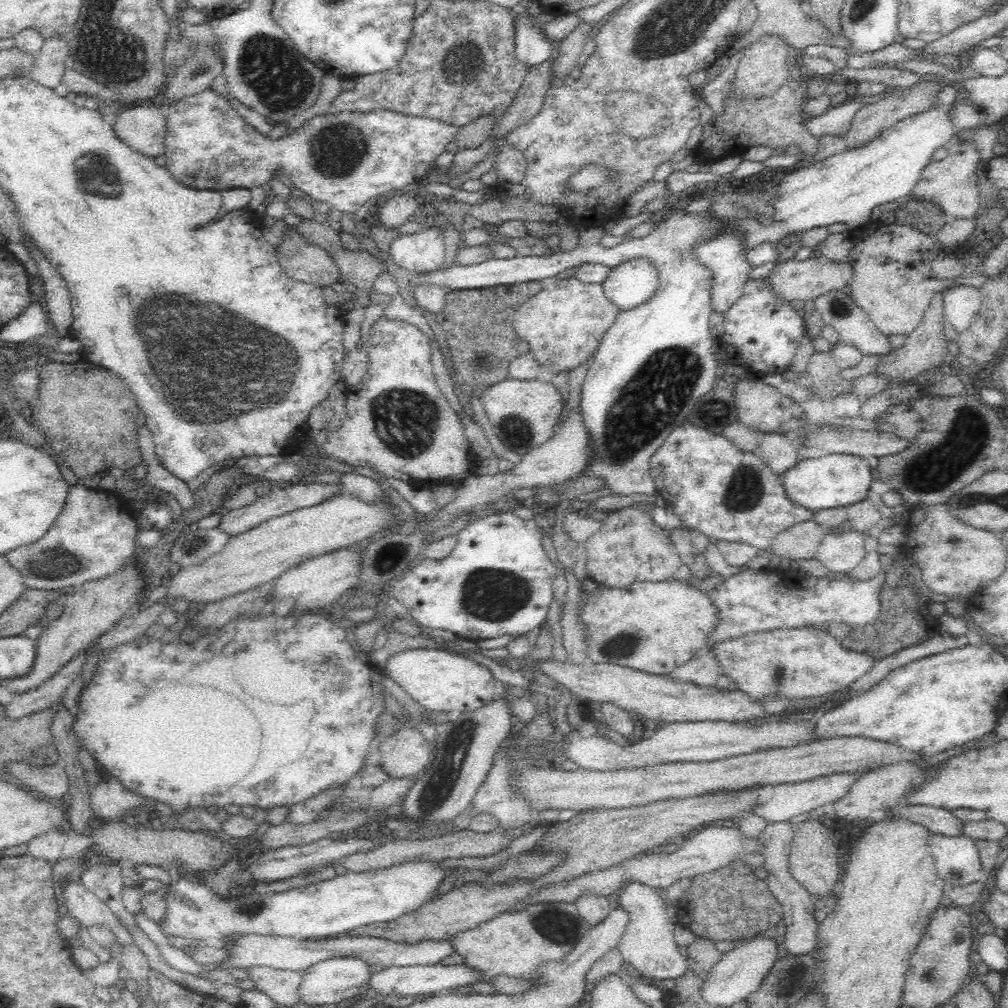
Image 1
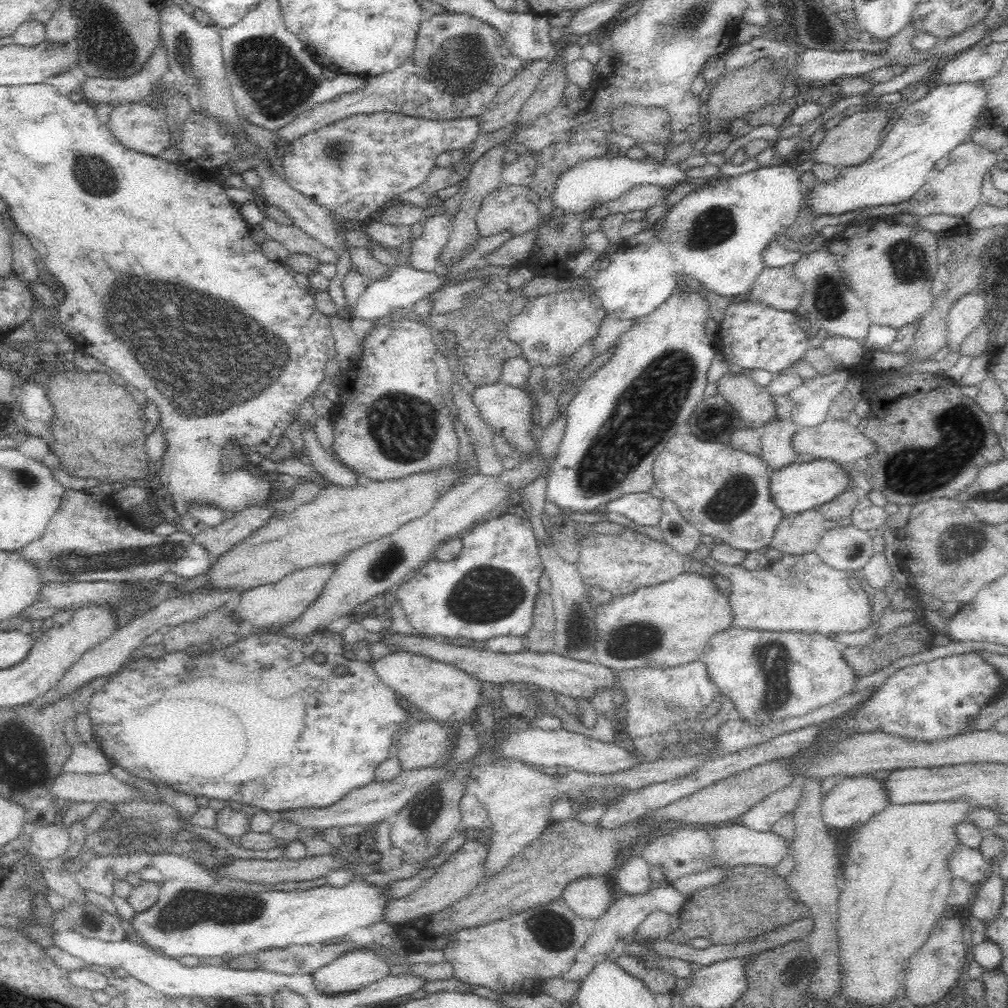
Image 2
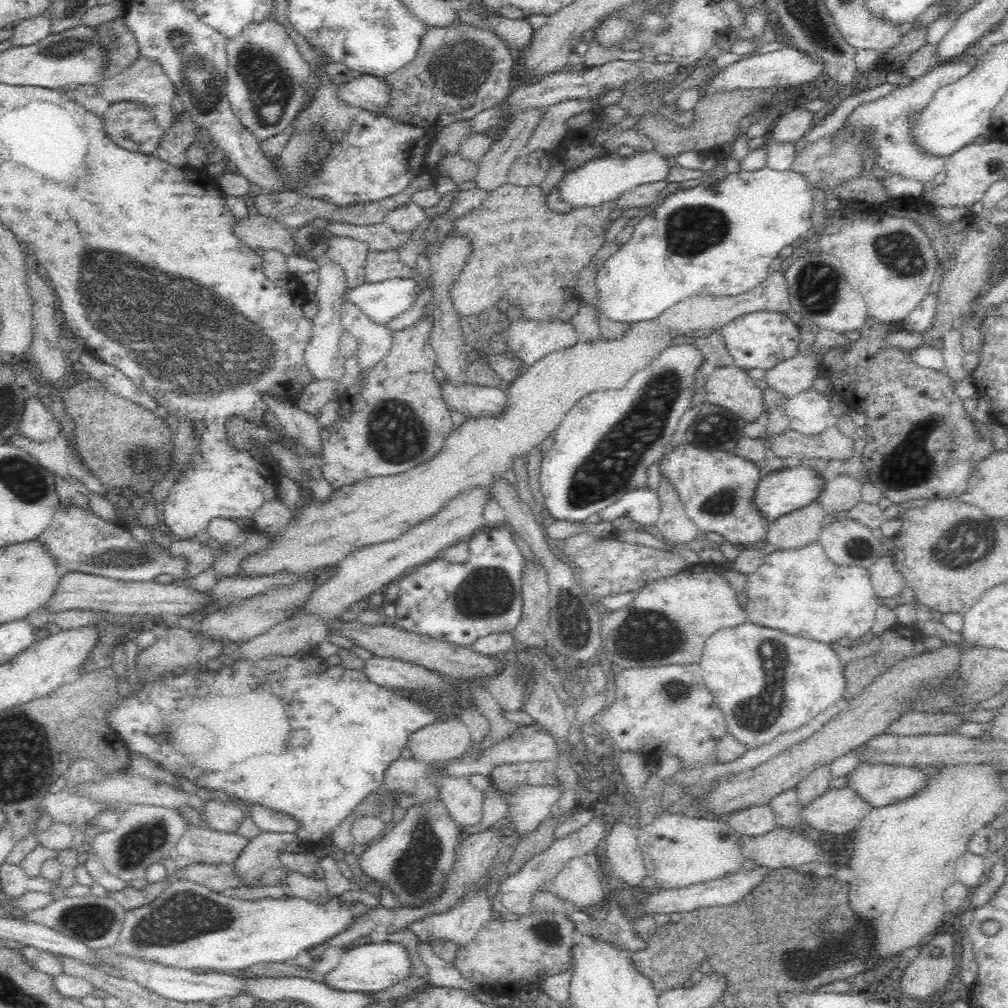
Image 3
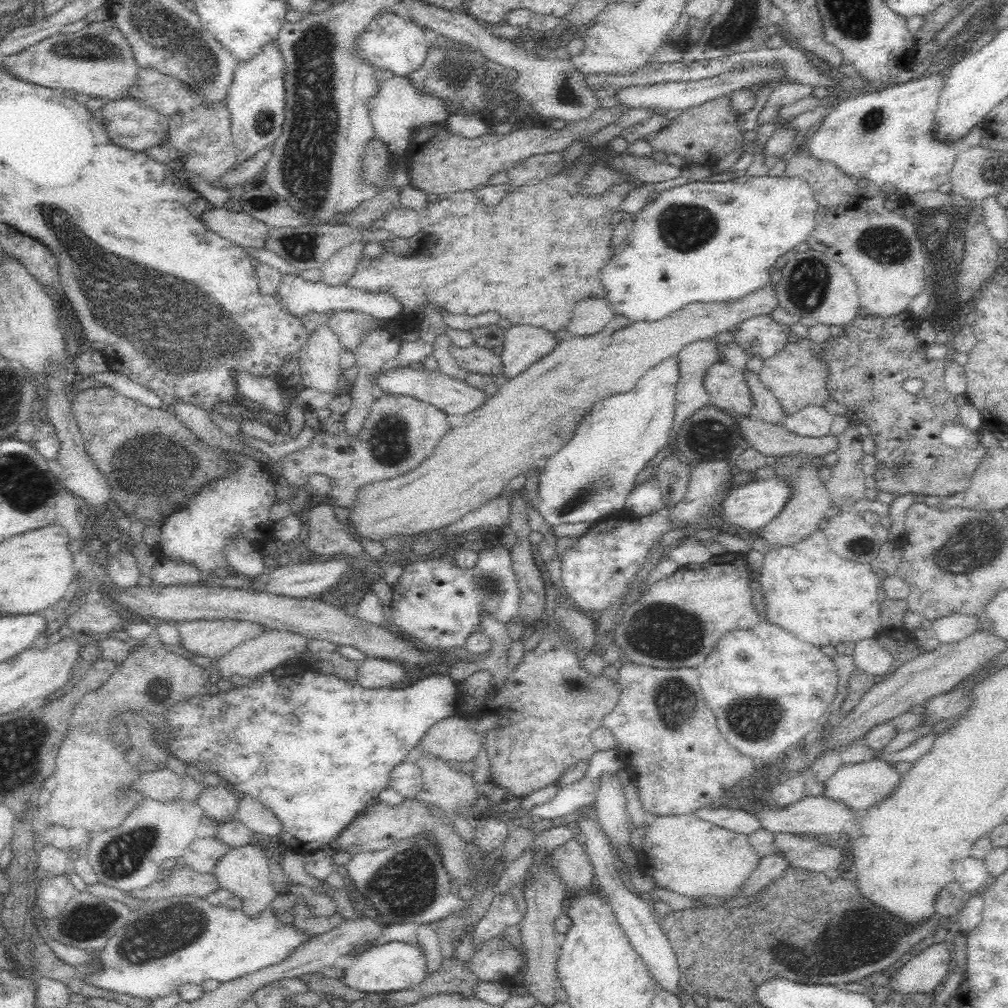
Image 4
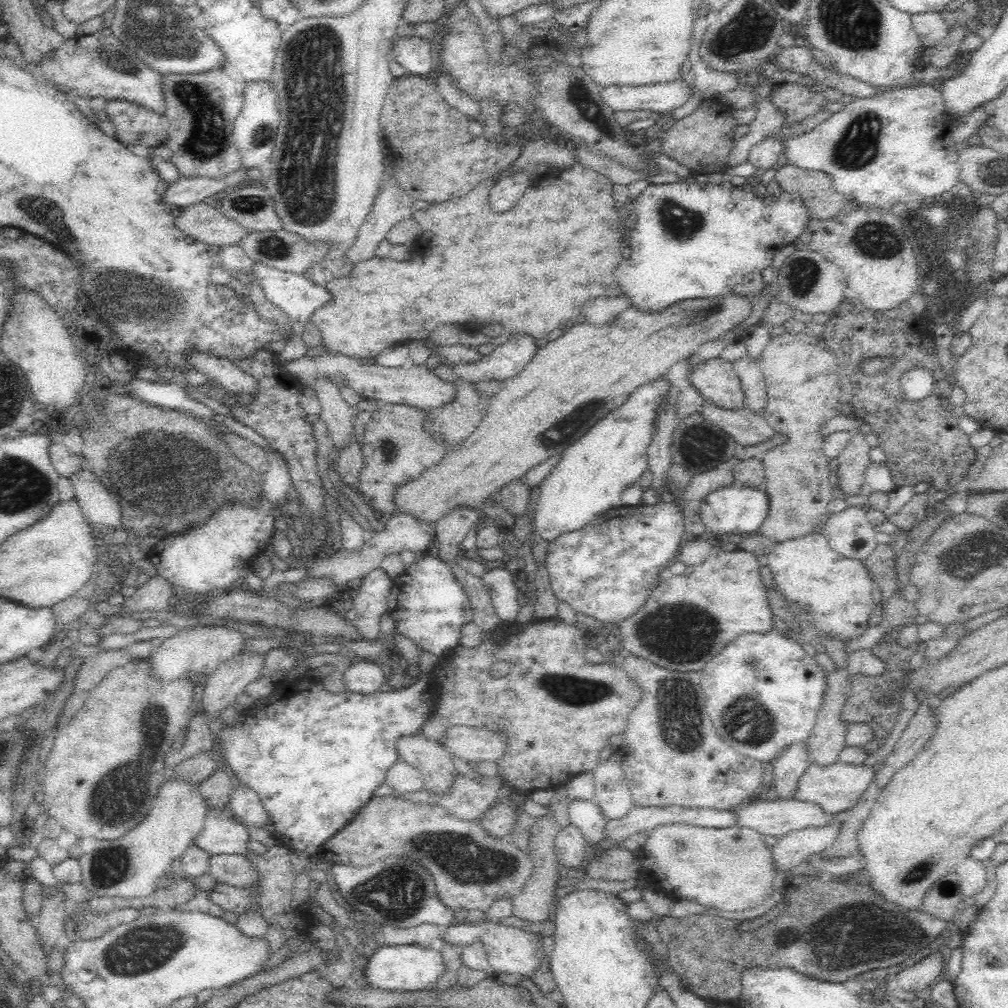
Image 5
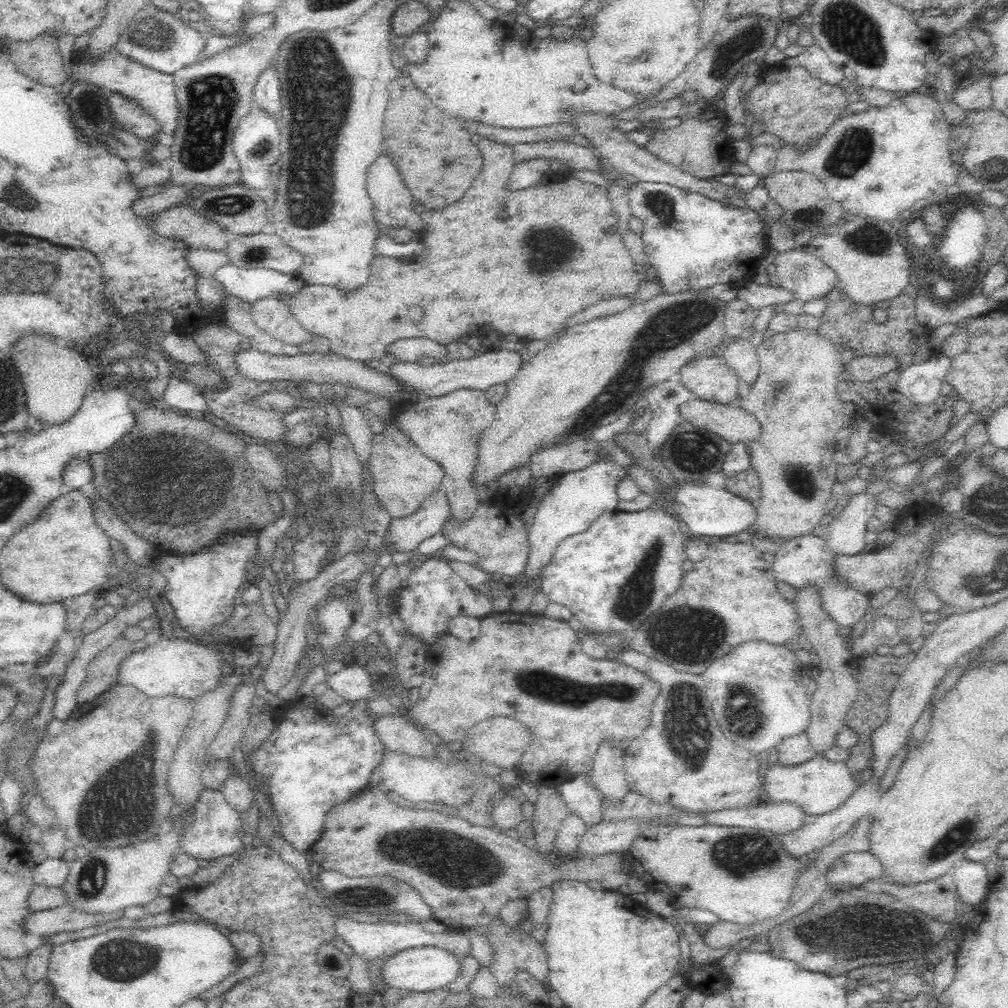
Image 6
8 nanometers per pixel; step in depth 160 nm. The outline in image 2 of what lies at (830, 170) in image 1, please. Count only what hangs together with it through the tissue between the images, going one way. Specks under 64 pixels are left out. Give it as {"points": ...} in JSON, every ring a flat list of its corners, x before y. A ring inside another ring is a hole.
{"points":[[982,81,931,85,924,98,910,102,901,112,896,124,866,162,855,167,842,167,841,175,835,181,817,183,815,189,804,192,804,207,809,204,818,217,910,200,934,173,934,164,970,138,980,117,987,117,987,96,986,82]]}

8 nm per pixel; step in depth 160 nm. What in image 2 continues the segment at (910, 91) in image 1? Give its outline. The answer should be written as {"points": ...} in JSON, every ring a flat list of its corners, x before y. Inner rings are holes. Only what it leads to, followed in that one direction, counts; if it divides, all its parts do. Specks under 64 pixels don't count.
{"points":[[879,105,875,110,858,111,843,118,838,125,828,129,821,143,813,152,812,164,828,164,833,167,855,167,866,162,879,147,882,130,890,118,892,106]]}

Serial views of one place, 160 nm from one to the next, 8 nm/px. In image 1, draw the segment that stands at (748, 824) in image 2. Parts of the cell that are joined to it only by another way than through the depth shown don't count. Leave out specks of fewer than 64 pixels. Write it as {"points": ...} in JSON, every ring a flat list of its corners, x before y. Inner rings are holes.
{"points":[[832,773,832,776,801,781,796,784,774,785,772,798,765,804,757,804,751,813,755,816,760,816,766,824,790,821,795,816,804,816,810,810,818,808,818,806,824,806,824,804,834,803,836,800,839,800,840,797,850,790,853,783,861,775,860,773]]}

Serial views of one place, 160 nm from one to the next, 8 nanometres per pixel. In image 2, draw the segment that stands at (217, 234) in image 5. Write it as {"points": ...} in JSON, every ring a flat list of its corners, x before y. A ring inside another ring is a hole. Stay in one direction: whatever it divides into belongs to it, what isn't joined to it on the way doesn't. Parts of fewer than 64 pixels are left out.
{"points":[[265,217,258,226,264,230,266,238,284,245,290,255,305,254,314,257,319,262,336,263,338,261,339,256,336,251,320,244,294,224,283,225]]}

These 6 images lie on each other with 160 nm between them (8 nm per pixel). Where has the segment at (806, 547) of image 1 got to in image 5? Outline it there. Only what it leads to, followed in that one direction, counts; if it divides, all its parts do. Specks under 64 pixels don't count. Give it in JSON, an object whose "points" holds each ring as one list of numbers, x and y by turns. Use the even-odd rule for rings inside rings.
{"points":[[802,331,798,334,787,332,772,338,757,360,766,387,767,404,762,418,774,429,774,434,787,437,783,445,768,450,760,459,764,469,764,493,768,495,768,512,755,534,770,538,774,544,819,531,829,515,828,502,833,500,834,486,828,479,832,465,831,459,823,451,826,436,821,434,821,428,828,420,844,414,840,400,841,390,837,383,837,358,832,352,822,348,818,338]]}

